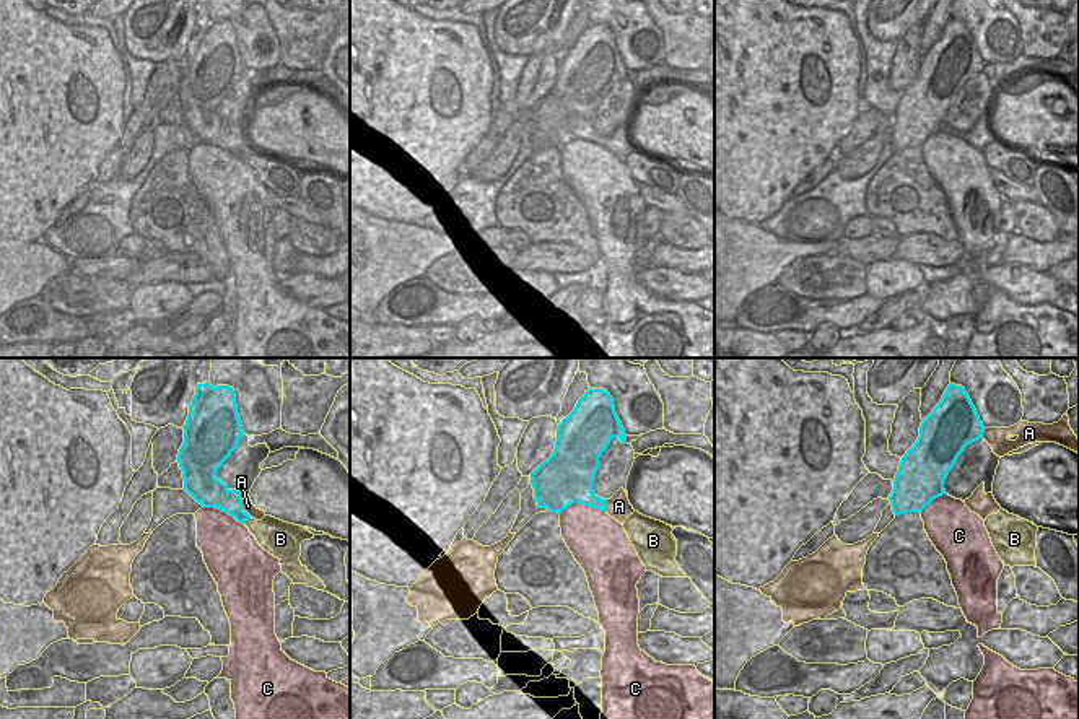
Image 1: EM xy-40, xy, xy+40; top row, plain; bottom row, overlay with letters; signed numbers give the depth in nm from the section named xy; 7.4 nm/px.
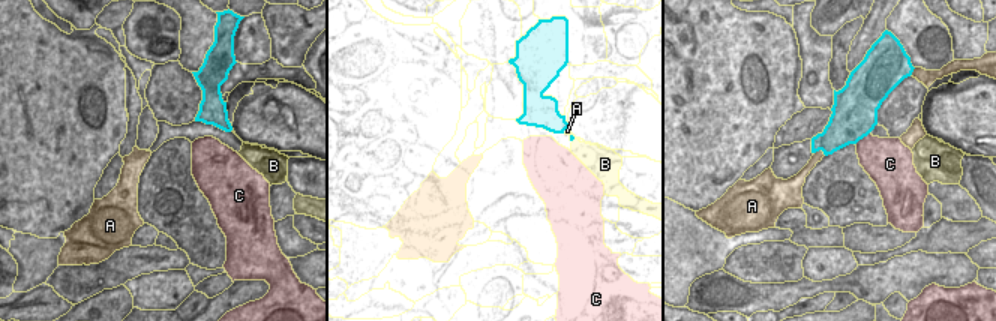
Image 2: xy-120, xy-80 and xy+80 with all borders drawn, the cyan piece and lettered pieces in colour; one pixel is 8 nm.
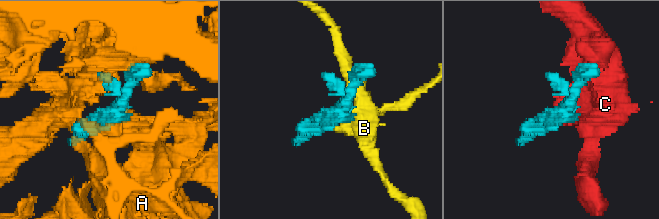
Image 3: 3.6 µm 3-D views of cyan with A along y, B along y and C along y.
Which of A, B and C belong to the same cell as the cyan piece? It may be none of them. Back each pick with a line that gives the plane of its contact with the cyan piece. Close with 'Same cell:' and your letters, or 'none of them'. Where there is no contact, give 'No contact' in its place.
Same cell: none of them.

